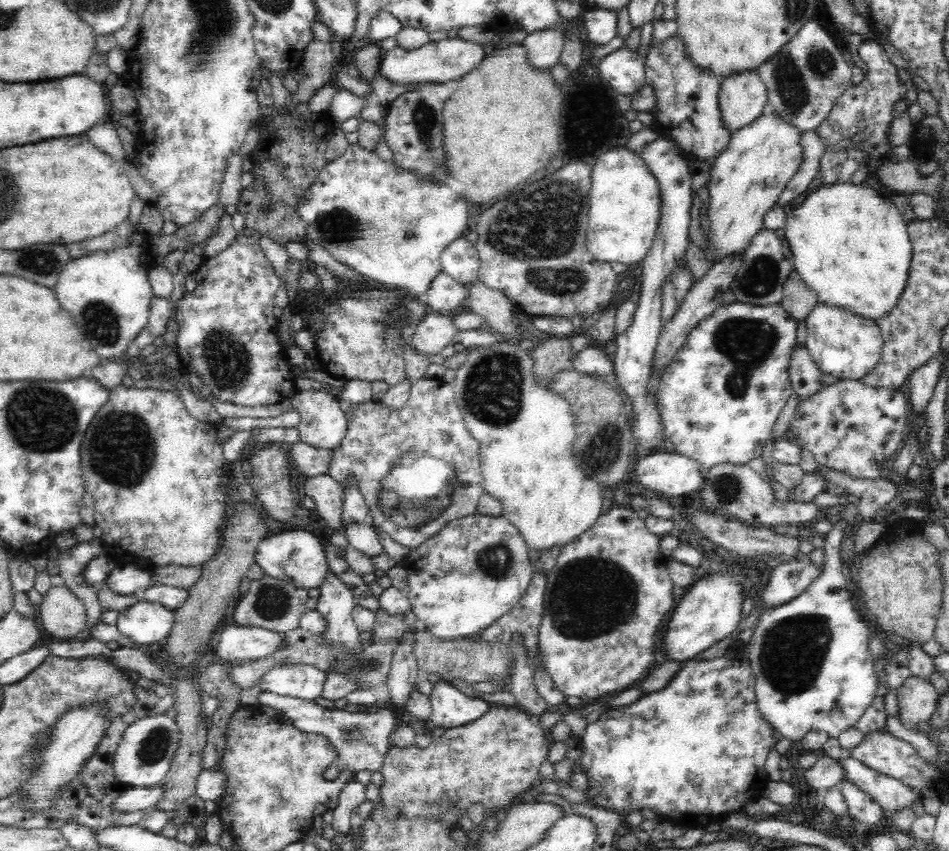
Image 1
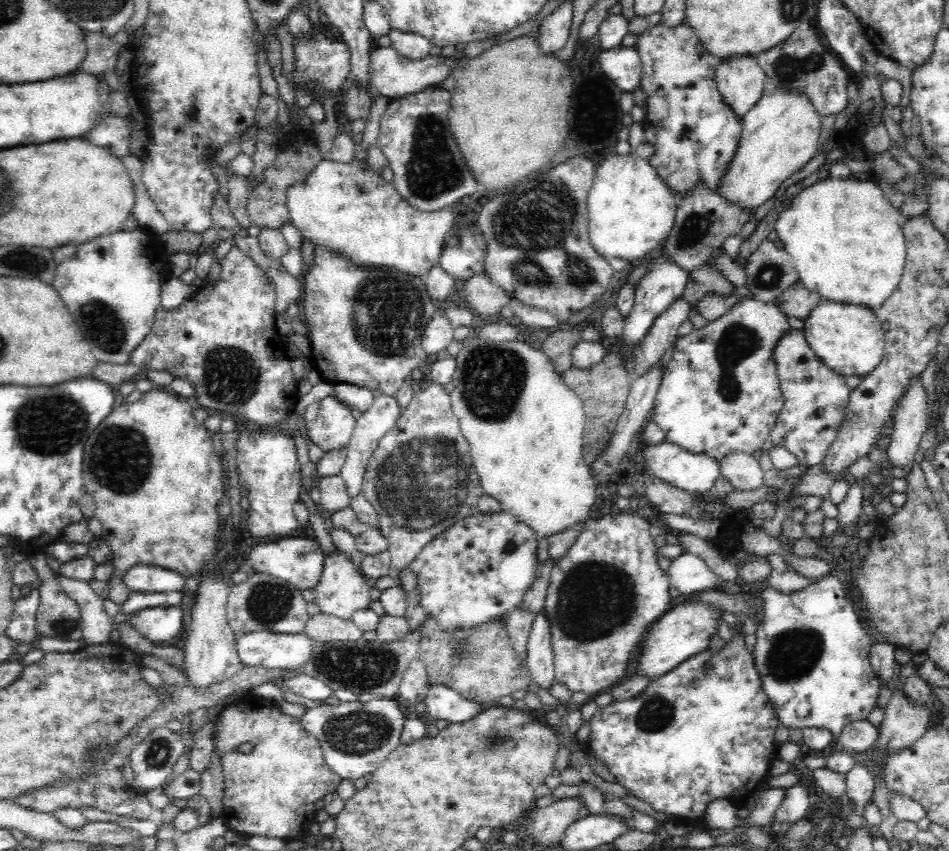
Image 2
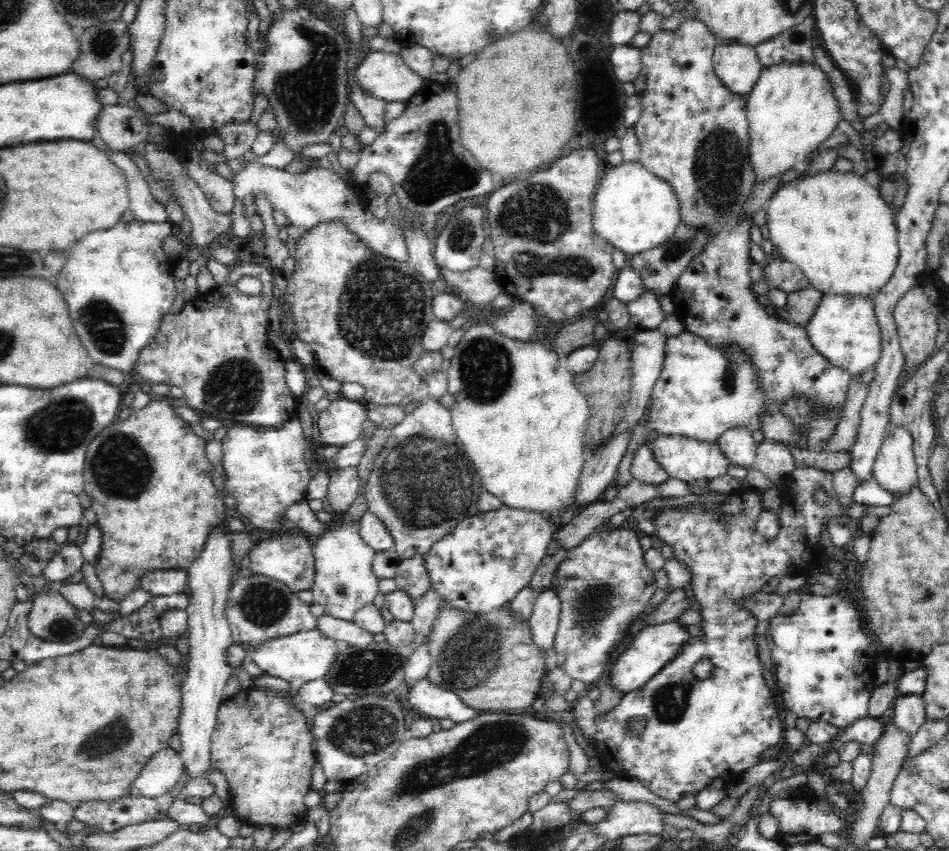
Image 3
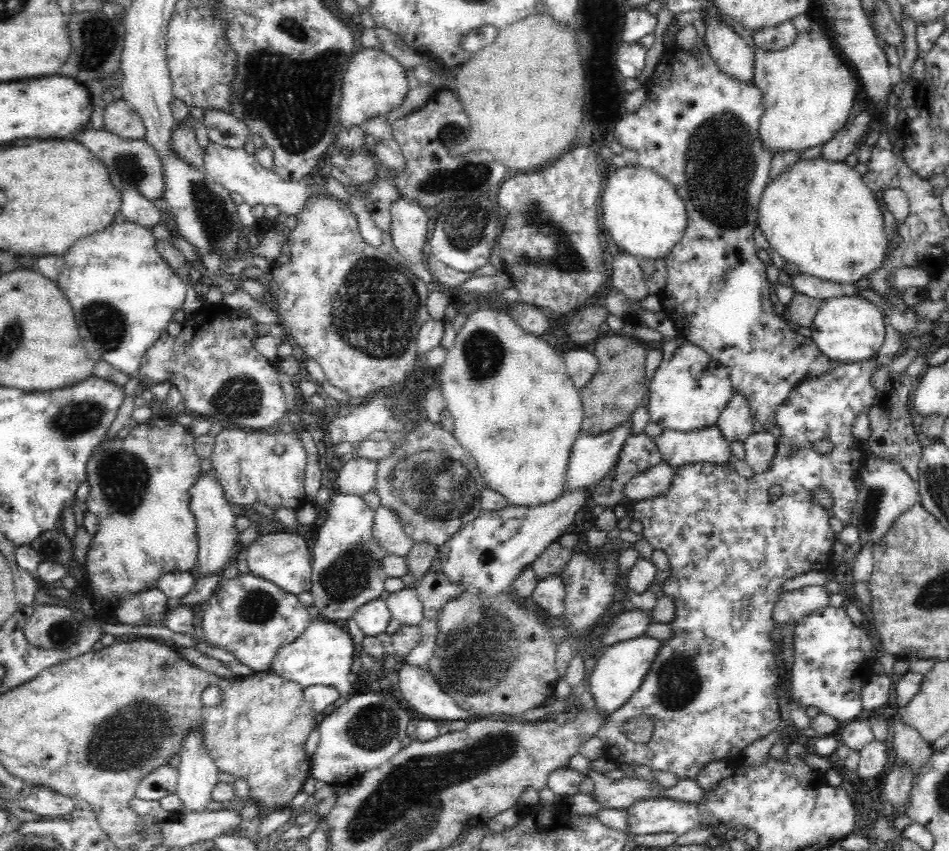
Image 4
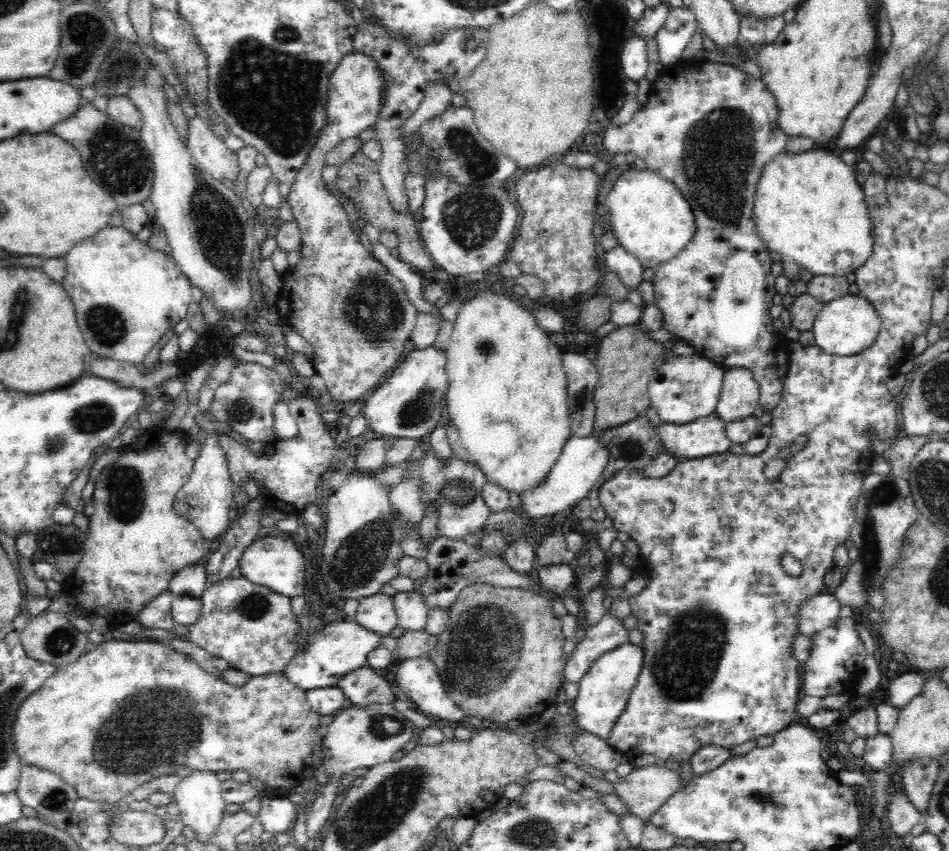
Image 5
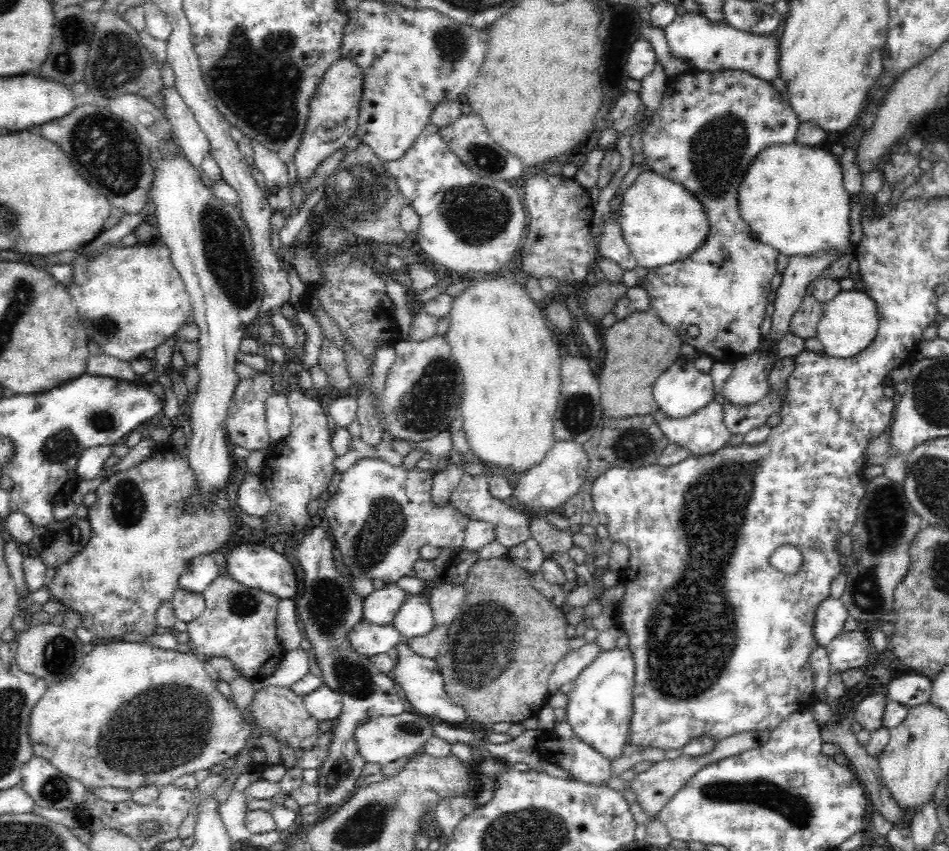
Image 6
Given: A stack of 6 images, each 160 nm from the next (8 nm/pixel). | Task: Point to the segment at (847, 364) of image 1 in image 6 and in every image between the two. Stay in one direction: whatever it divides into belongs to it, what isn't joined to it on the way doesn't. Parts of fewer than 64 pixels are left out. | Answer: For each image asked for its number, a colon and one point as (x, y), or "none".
2: (848, 338)
3: (844, 329)
4: (847, 329)
5: (849, 325)
6: (849, 323)

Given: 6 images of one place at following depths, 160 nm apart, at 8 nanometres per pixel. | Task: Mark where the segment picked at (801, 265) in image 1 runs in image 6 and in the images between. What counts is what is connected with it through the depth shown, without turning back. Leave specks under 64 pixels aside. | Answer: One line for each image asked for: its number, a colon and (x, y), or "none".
2: (843, 235)
3: (835, 226)
4: (819, 215)
5: (807, 206)
6: (792, 198)

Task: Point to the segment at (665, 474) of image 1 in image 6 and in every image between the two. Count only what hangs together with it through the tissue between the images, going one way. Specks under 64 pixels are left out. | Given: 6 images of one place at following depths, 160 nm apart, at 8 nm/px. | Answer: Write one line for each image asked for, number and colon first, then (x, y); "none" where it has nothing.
2: (694, 473)
3: (681, 458)
4: (708, 445)
5: (706, 436)
6: (704, 432)

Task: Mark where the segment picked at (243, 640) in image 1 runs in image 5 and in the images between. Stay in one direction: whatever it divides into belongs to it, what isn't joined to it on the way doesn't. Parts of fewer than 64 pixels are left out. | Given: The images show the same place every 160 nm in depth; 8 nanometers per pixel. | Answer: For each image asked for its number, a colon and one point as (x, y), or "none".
2: (270, 650)
3: (308, 655)
4: (324, 654)
5: (329, 654)

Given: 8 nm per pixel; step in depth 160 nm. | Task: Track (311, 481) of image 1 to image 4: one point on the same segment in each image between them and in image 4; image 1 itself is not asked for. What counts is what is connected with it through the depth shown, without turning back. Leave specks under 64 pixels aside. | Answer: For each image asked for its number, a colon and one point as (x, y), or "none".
2: (334, 496)
3: (344, 484)
4: (358, 476)

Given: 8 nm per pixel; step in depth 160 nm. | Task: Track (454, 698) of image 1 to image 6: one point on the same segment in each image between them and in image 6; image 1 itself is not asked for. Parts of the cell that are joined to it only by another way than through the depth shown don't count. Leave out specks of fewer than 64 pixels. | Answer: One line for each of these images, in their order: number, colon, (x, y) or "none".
2: (443, 703)
3: (427, 698)
4: (417, 684)
5: (418, 678)
6: (419, 677)

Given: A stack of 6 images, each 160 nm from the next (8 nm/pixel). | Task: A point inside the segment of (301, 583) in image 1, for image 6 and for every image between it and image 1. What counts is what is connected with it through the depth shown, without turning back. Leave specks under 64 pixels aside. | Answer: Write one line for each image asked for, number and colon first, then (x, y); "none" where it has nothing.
2: (298, 560)
3: (295, 567)
4: (284, 559)
5: (278, 565)
6: (259, 567)

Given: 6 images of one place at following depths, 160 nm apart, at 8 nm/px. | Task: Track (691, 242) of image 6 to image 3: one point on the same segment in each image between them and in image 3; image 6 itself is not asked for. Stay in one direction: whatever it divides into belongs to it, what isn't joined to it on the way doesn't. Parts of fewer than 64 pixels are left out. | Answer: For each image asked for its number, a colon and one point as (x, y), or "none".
3: (634, 210)
4: (644, 215)
5: (653, 221)

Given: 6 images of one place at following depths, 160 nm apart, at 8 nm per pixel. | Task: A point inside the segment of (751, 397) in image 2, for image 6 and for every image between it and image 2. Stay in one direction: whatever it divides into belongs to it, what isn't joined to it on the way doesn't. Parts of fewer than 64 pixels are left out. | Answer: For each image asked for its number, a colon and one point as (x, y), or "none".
3: (703, 390)
4: (689, 391)
5: (682, 390)
6: (681, 391)

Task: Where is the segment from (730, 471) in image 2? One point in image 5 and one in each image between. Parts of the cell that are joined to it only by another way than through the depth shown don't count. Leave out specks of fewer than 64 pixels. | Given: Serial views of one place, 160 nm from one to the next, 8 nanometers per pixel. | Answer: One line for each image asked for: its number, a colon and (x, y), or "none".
3: (737, 443)
4: (735, 422)
5: (740, 395)

